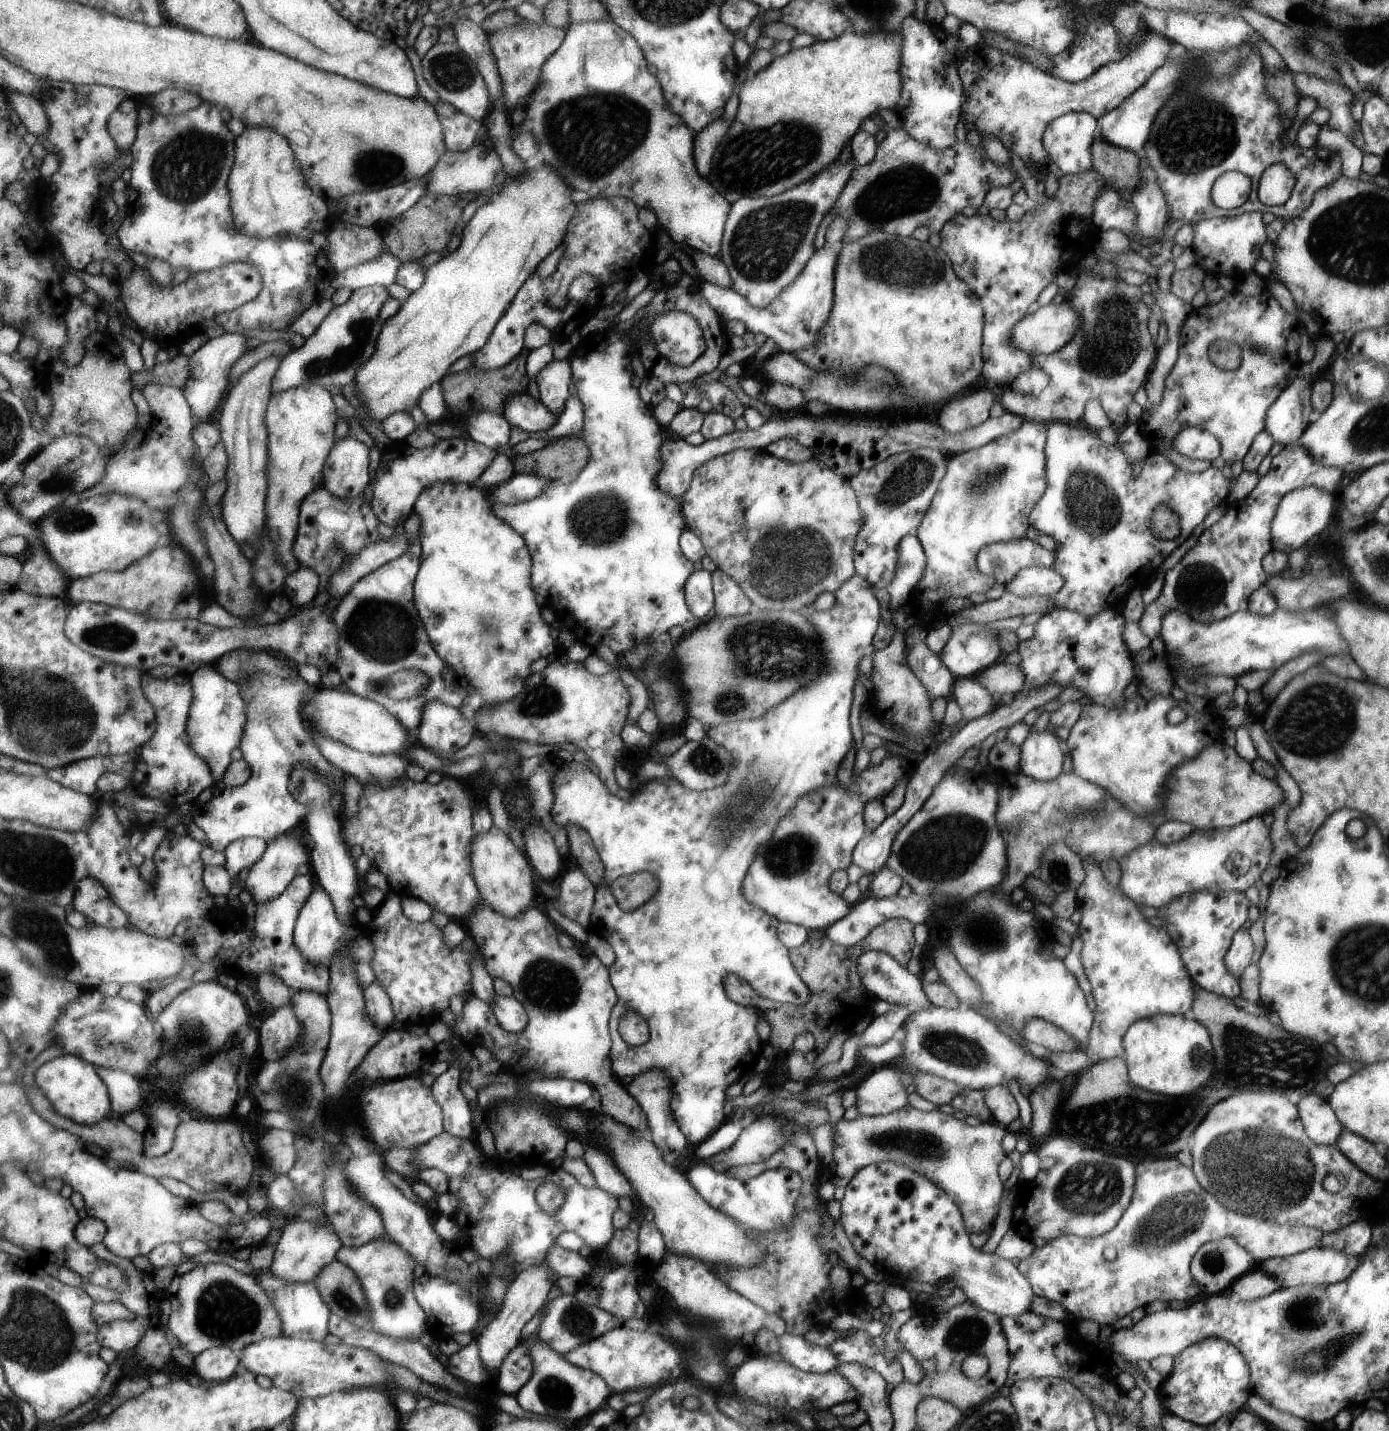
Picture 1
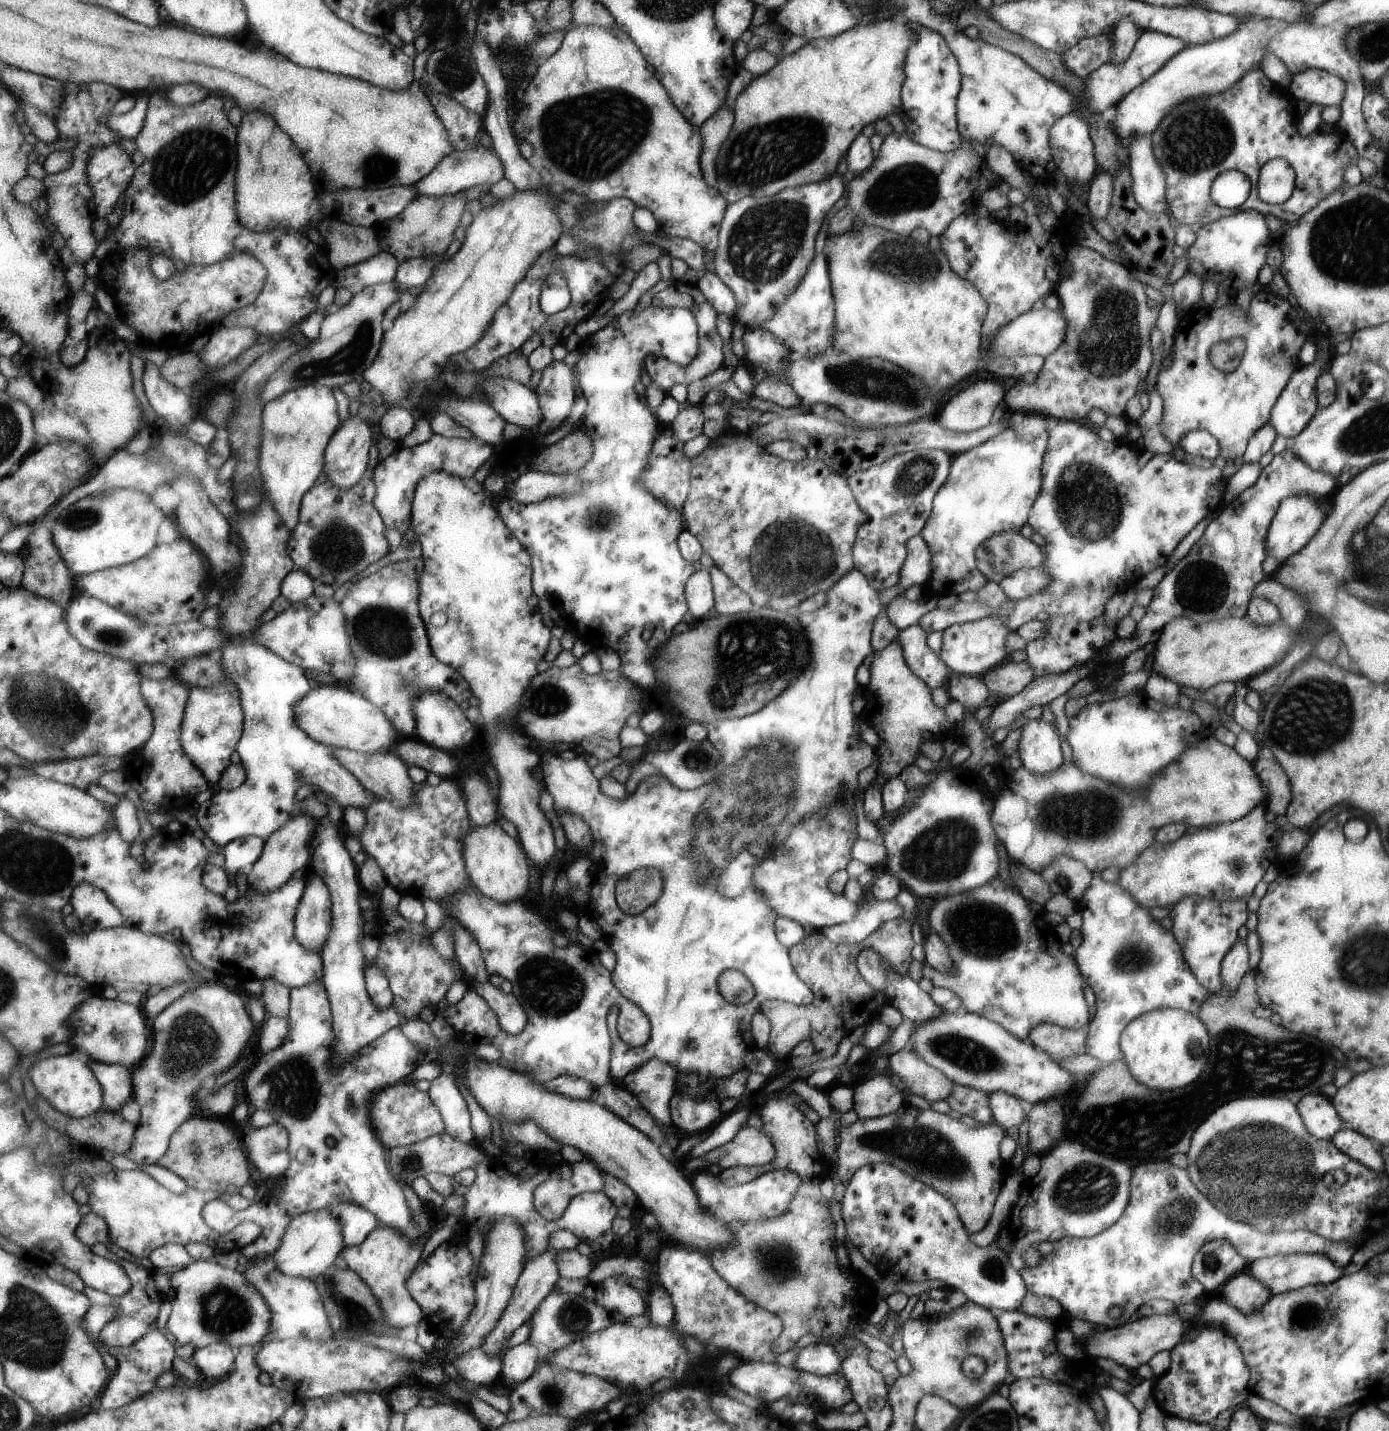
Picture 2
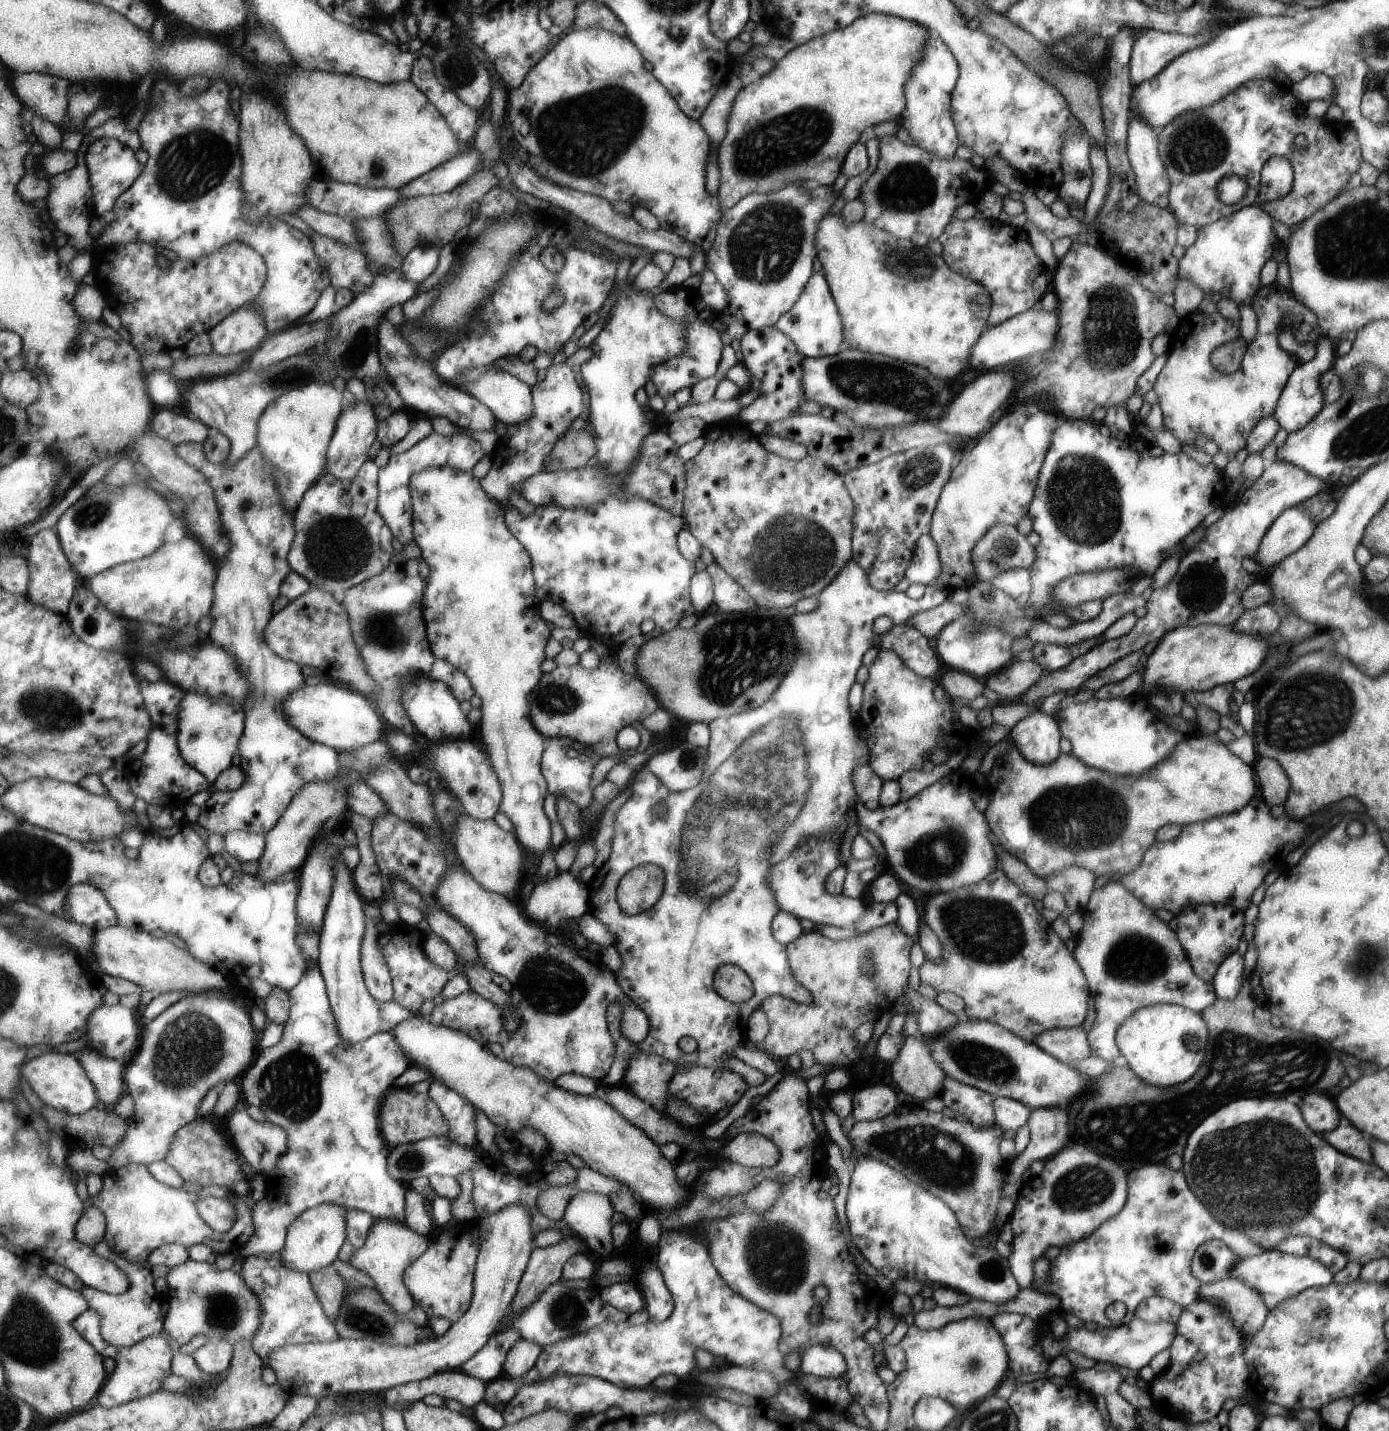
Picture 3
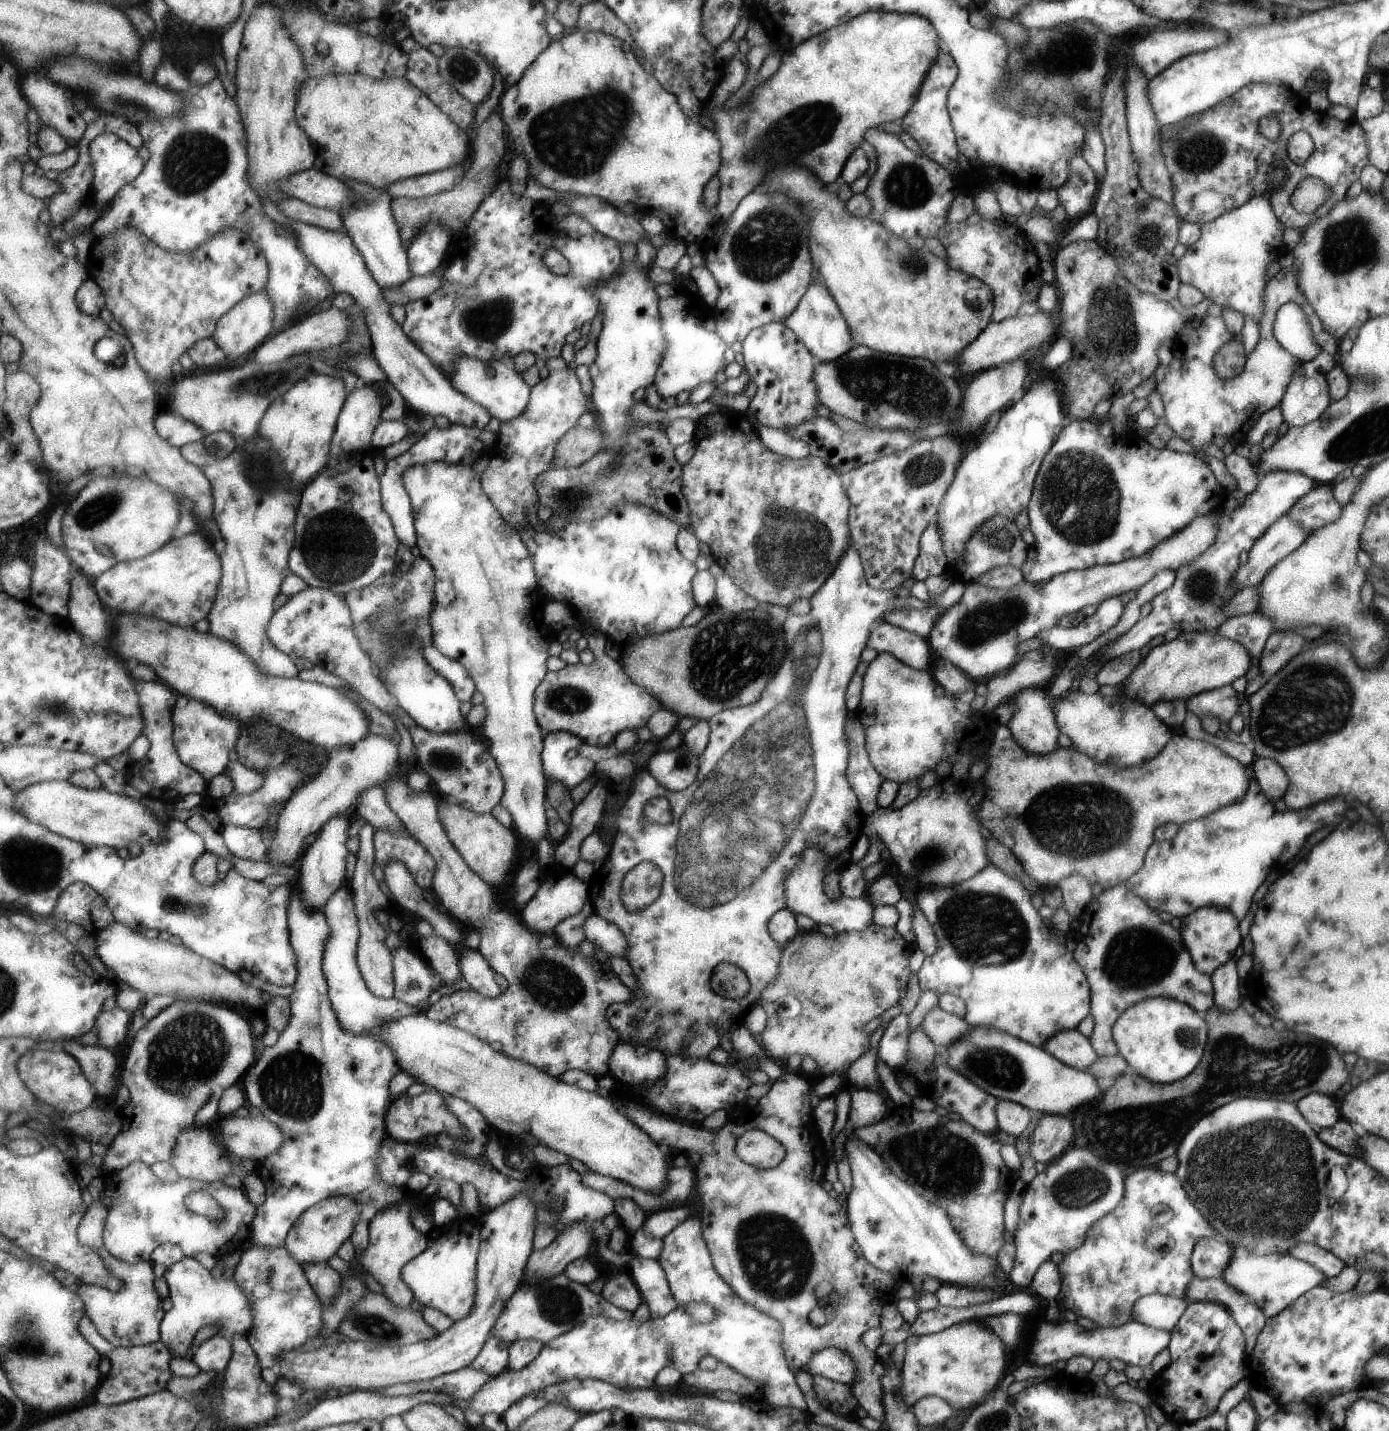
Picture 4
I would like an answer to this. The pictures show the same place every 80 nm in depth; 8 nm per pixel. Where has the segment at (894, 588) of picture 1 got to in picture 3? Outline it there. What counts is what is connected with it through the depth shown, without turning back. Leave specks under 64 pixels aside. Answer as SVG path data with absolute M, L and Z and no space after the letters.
M928 532L918 538L913 550L909 566L905 569L904 577L910 583L921 583L937 579L941 572L940 560L935 541Z

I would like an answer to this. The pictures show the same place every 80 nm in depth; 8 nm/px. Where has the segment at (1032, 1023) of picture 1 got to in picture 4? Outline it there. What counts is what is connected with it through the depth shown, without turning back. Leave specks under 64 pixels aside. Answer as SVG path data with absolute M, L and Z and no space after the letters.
M1076 1028L1055 1033L1044 1042L1042 1049L1059 1059L1059 1062L1079 1070L1087 1069L1098 1057L1089 1039Z

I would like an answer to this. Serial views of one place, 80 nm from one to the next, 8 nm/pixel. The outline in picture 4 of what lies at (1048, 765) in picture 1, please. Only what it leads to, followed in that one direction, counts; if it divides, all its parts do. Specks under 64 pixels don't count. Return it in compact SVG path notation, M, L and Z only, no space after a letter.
M1026 688L1020 690L1010 702L1015 705L1015 709L1006 725L1015 742L1021 747L1021 751L1044 755L1055 749L1057 734L1060 730L1057 730L1058 725L1053 720L1054 712L1051 712L1051 706L1045 700L1041 689Z

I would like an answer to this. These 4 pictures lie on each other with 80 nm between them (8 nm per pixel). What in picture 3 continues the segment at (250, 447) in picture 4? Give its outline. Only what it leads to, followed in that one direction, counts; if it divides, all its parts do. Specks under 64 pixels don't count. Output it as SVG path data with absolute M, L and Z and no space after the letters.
M187 443L183 445L179 445L178 453L187 461L190 462L193 466L199 467L202 470L202 474L206 474L211 486L214 488L215 498L217 499L219 505L219 512L221 513L221 520L223 523L224 534L227 536L231 542L231 546L228 549L227 553L223 556L221 564L223 564L223 568L219 570L219 580L217 581L217 586L215 586L215 604L213 605L213 610L211 610L211 615L213 615L213 628L211 629L211 636L209 638L217 643L219 646L225 647L227 650L230 650L237 658L238 663L240 664L240 669L250 678L252 682L252 689L254 692L249 696L250 702L245 706L246 712L246 729L244 735L240 740L239 754L238 754L238 764L241 766L245 773L247 773L247 782L236 791L217 791L212 790L210 797L200 806L202 808L201 816L200 816L200 824L204 826L205 829L209 830L211 833L217 833L223 835L225 838L227 833L233 831L247 831L250 833L259 833L264 834L266 836L267 833L271 832L279 822L279 819L282 818L283 813L289 808L291 801L294 799L294 796L300 792L301 789L307 783L315 782L318 780L327 780L333 777L338 777L339 775L343 775L348 782L348 807L353 810L355 813L359 813L368 819L374 820L377 817L382 817L390 812L390 808L387 806L387 803L383 800L383 797L372 787L369 786L366 782L361 781L353 781L351 773L347 774L341 770L341 767L338 763L338 752L331 748L330 746L315 742L310 738L307 738L300 730L297 730L297 727L291 726L288 721L287 715L284 713L282 709L282 702L289 696L289 694L294 693L294 690L297 690L300 686L305 684L305 678L307 670L300 668L300 664L293 662L292 660L287 660L283 658L281 655L278 655L272 648L271 645L267 642L266 639L266 628L267 625L270 624L271 619L274 616L274 604L275 599L279 598L279 595L282 594L280 591L280 586L283 584L283 581L289 573L292 571L290 565L290 552L292 546L294 545L294 540L297 534L296 531L296 522L294 516L284 507L284 502L282 501L282 496L278 491L276 485L276 476L275 476L275 465L269 464L267 462L268 458L264 453L264 450L261 450L259 446L255 446L253 450L249 450L239 462L229 462L223 461L220 463L214 463L206 453L206 448L204 443Z

